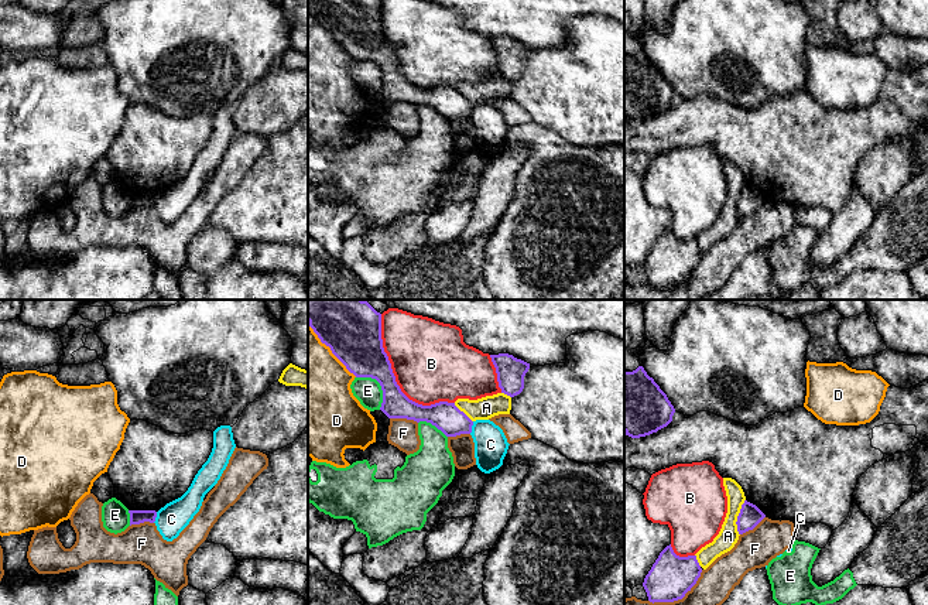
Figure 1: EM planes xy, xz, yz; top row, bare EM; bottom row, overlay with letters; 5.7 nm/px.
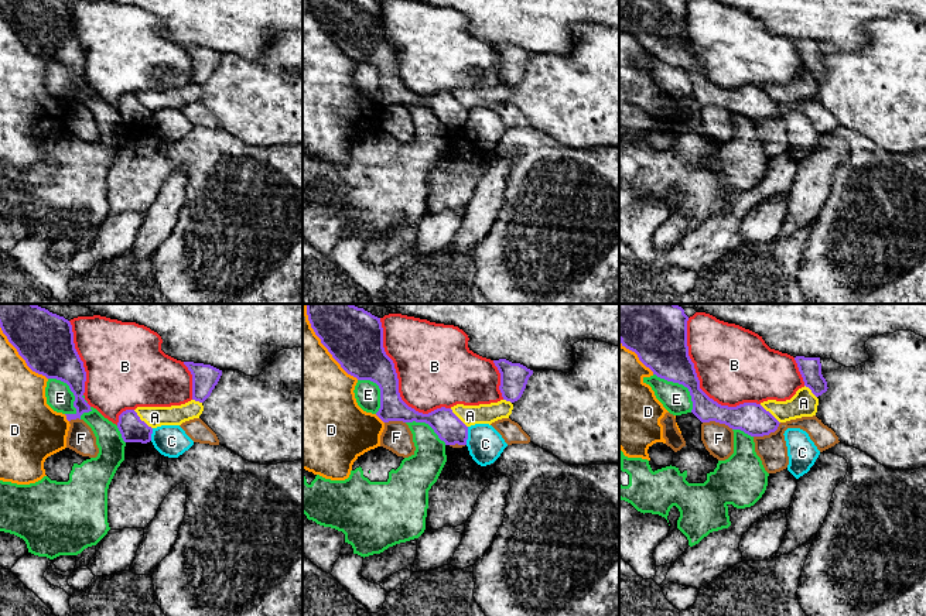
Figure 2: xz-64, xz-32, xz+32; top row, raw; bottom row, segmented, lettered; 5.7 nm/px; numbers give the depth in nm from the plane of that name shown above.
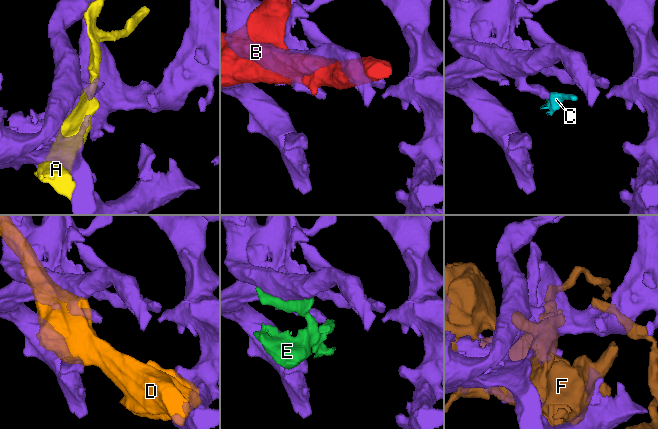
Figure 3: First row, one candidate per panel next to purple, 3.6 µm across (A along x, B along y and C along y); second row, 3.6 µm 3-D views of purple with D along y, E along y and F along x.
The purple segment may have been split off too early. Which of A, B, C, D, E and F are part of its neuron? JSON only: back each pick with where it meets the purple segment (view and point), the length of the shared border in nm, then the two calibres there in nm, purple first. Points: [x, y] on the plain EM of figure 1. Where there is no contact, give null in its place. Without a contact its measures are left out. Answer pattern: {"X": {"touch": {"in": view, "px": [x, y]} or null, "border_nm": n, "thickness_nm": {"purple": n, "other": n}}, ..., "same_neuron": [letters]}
{"same_neuron": []}

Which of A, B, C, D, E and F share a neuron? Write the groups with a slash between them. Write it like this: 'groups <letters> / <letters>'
groups A / B / C E / D / F

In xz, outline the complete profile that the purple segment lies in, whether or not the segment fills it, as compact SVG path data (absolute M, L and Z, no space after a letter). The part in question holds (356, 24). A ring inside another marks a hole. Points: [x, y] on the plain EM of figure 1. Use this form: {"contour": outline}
{"contour": "M308 0L308 6L321 25L331 31L350 57L380 66L380 93L388 102L427 105L446 120L472 116L473 105L455 86L422 89L401 75L383 31L381 0Z"}

